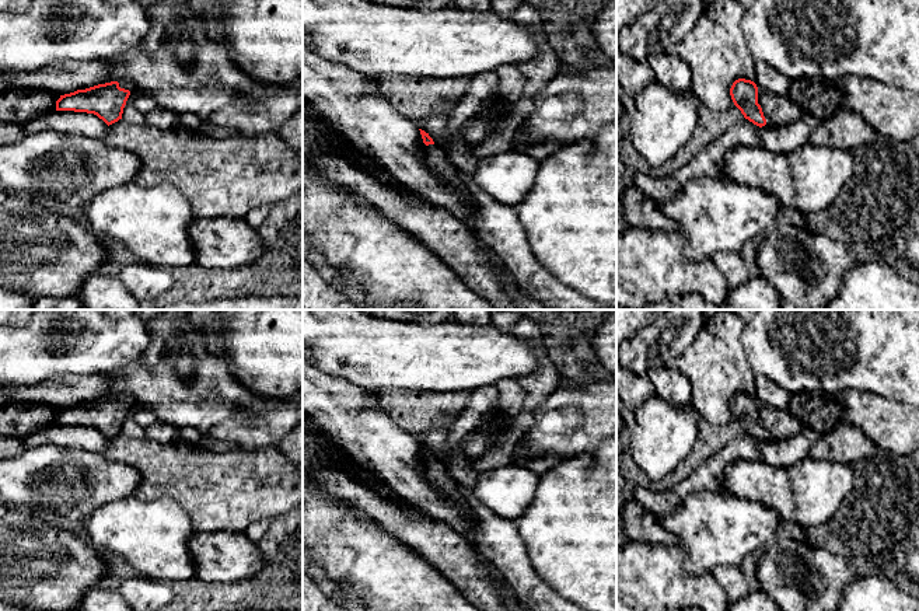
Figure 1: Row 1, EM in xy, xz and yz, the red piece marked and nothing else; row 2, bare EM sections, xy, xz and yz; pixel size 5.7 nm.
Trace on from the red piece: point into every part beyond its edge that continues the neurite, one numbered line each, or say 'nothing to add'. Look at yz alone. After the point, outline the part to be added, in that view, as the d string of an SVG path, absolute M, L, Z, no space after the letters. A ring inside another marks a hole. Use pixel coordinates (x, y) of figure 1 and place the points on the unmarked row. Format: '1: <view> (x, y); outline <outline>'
1: yz (778, 422); outline M758 401L758 418L768 440L787 439L804 429L803 423L787 409Z

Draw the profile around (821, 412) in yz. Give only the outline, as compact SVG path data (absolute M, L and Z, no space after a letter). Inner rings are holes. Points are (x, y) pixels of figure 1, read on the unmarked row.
M824 392L793 394L787 409L803 423L821 434L832 432L842 422L842 405L836 395Z

